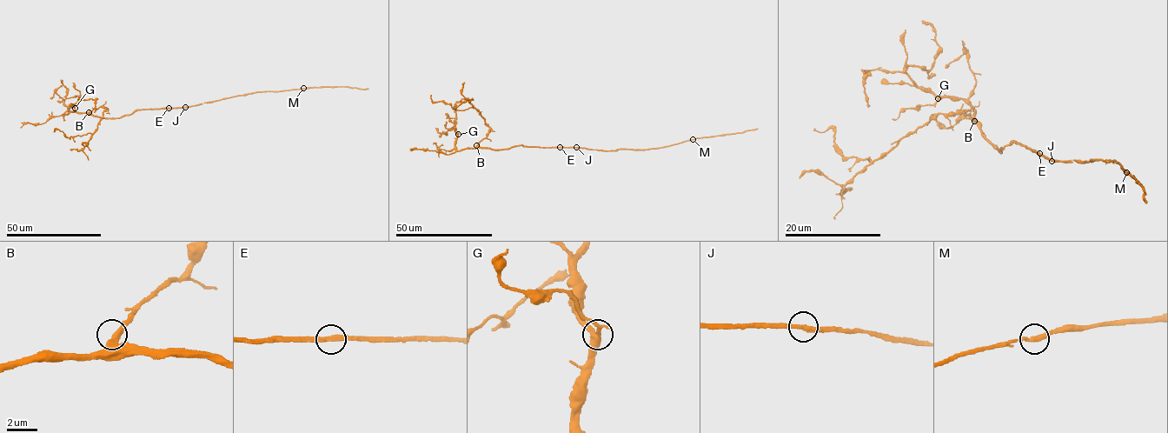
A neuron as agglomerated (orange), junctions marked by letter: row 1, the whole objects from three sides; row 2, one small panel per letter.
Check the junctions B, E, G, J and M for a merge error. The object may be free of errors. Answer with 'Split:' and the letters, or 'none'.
Split: none

